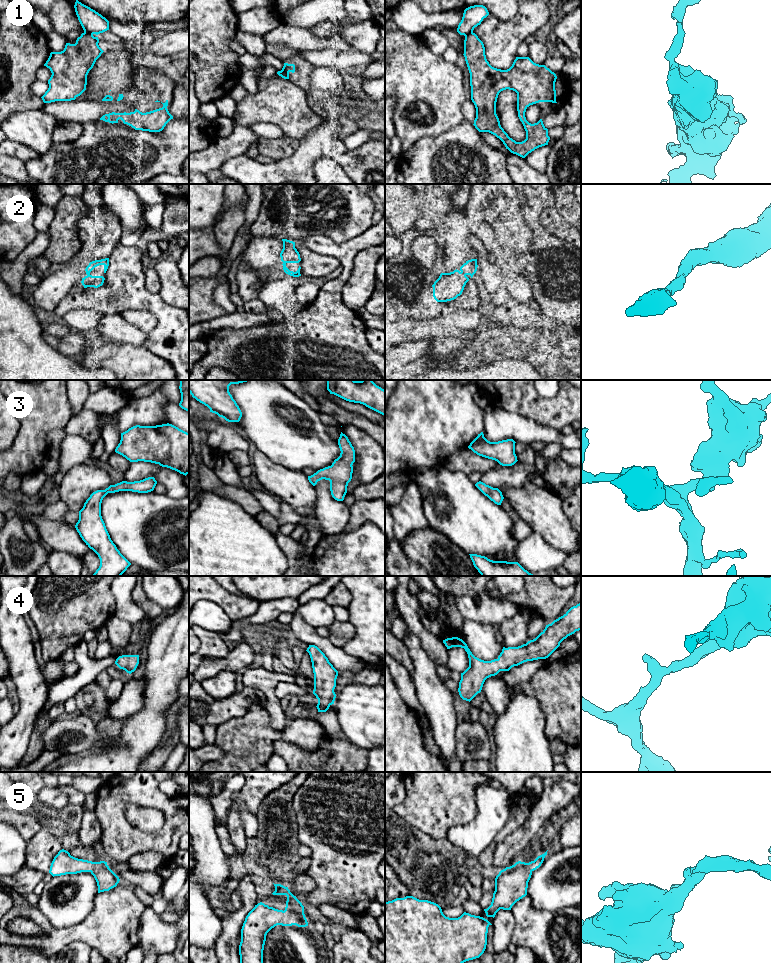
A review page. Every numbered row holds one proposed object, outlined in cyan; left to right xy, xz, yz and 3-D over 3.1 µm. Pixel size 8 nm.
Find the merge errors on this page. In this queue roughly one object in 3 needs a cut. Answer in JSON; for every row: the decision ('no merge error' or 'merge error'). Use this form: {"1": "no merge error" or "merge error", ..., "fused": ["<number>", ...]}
{"1": "merge error", "2": "no merge error", "3": "no merge error", "4": "no merge error", "5": "no merge error", "fused": ["1"]}

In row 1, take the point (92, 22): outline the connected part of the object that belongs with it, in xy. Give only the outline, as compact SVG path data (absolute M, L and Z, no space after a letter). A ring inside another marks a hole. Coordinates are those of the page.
M76 0L74 8L84 33L98 35L109 30L109 21L95 10L78 0Z

